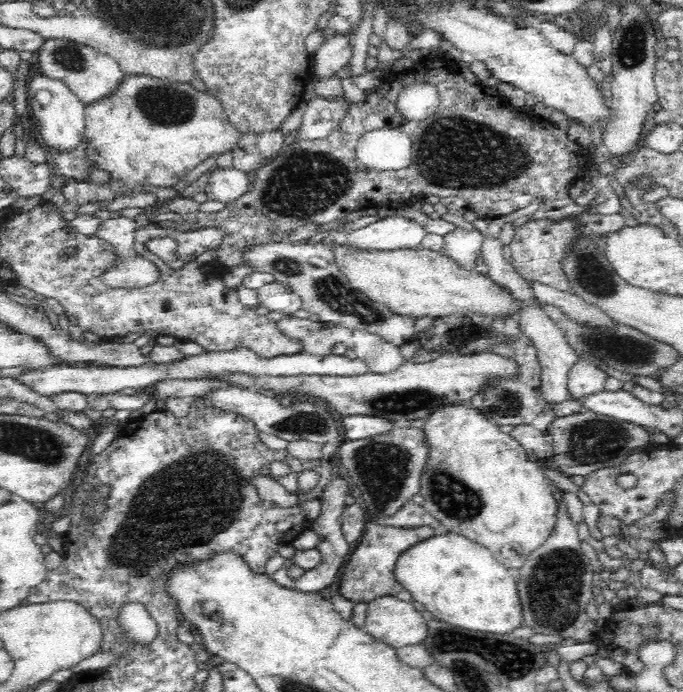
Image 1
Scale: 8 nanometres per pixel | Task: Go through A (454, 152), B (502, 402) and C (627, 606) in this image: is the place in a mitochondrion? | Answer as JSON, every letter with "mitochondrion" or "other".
{"A":"mitochondrion","B":"mitochondrion","C":"other"}

